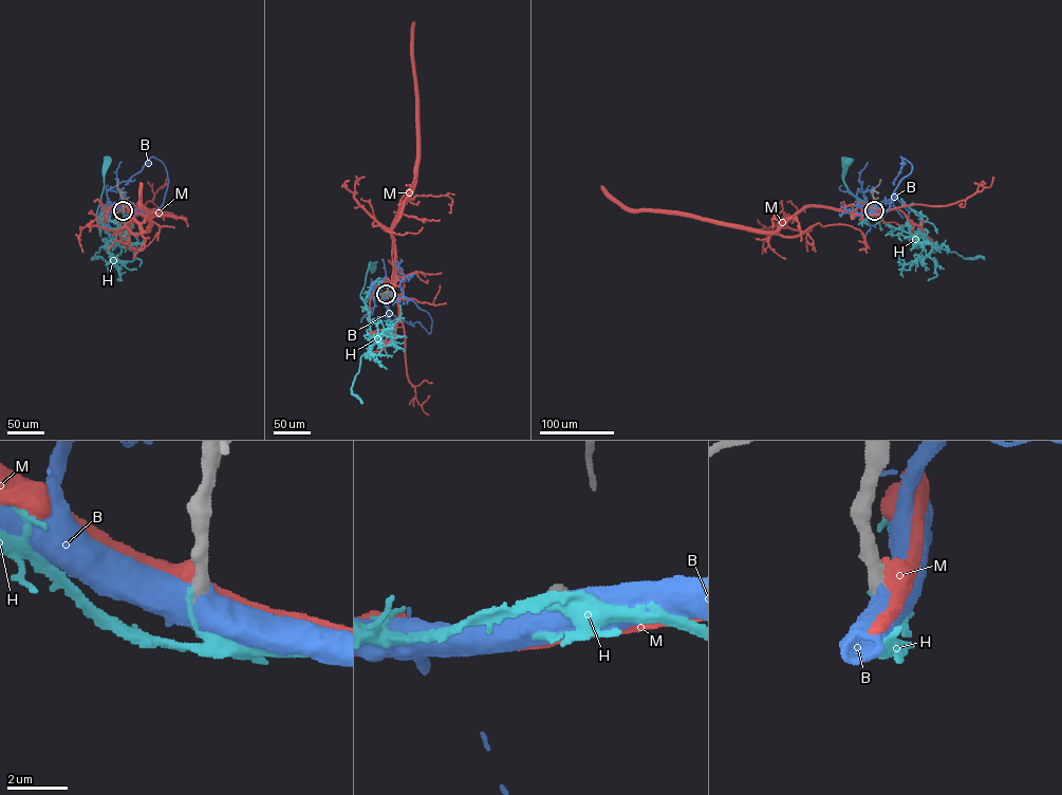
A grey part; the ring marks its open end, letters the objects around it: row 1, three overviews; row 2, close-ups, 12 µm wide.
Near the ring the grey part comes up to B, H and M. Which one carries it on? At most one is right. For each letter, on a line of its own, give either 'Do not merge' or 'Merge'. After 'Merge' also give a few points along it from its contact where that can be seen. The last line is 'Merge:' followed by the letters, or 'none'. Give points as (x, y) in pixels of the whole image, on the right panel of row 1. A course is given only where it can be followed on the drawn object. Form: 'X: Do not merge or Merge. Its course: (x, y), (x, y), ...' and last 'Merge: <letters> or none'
B: Merge. Its course: (874, 210), (881, 216), (888, 209), (899, 182), (911, 172), (911, 164), (900, 156), (902, 165), (894, 185)
H: Do not merge
M: Do not merge
Merge: B

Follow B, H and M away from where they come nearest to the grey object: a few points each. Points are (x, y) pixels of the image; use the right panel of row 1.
B: (874, 210), (881, 216), (888, 209), (899, 182), (911, 172), (911, 164), (900, 156), (902, 165), (894, 185)
H: (874, 210), (871, 210), (881, 219), (844, 183), (848, 161)
M: (874, 210), (858, 214), (824, 207), (802, 207), (775, 230), (761, 232)

